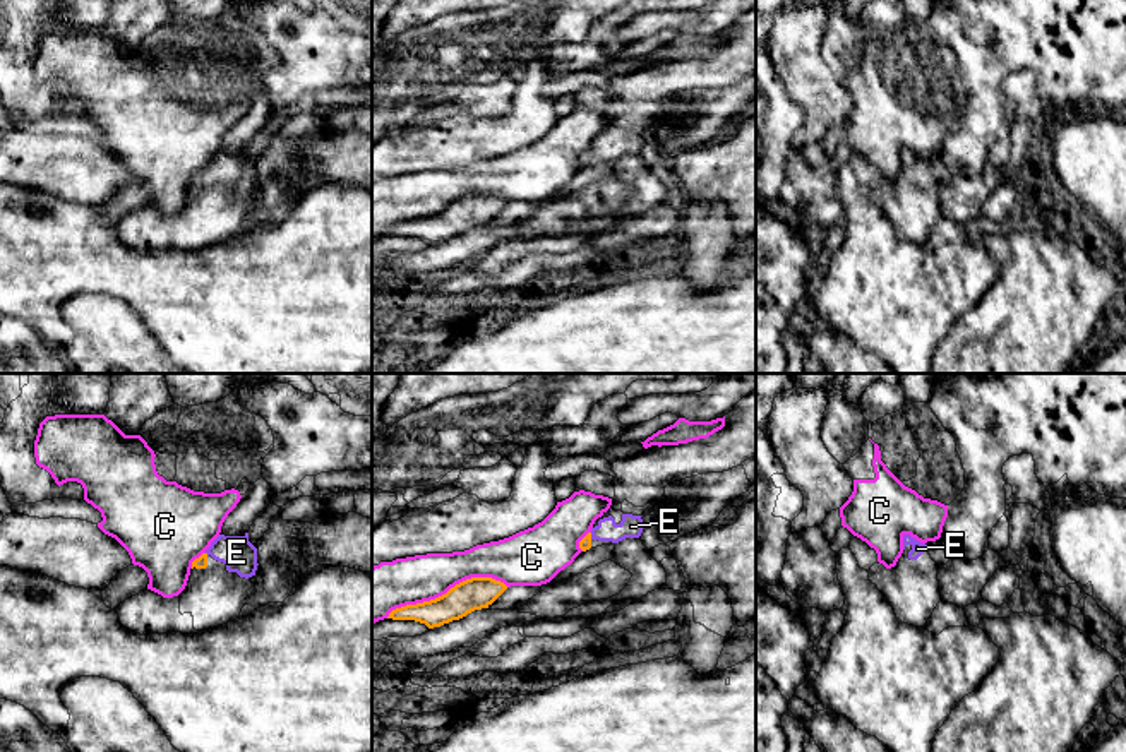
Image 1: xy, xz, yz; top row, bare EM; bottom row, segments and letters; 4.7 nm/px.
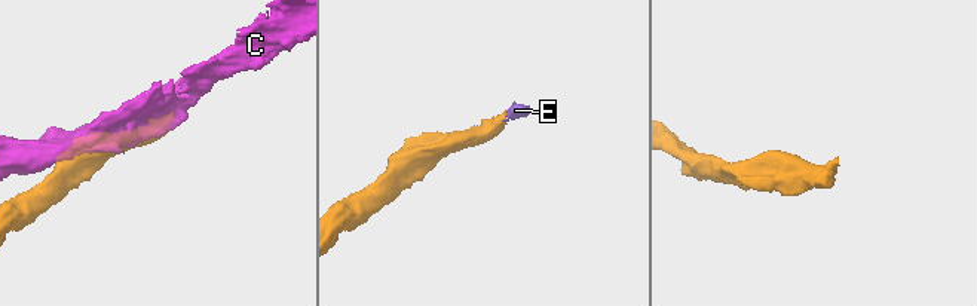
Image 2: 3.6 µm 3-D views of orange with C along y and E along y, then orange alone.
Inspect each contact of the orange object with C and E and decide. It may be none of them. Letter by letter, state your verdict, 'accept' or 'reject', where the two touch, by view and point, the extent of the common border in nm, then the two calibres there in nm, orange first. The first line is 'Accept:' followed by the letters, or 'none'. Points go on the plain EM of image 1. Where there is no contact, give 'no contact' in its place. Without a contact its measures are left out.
Accept: E
C: reject | xz (448, 208) | 600 nm | 150/220 nm
E: accept | xz (590, 153) | 30 nm | 60/110 nm

